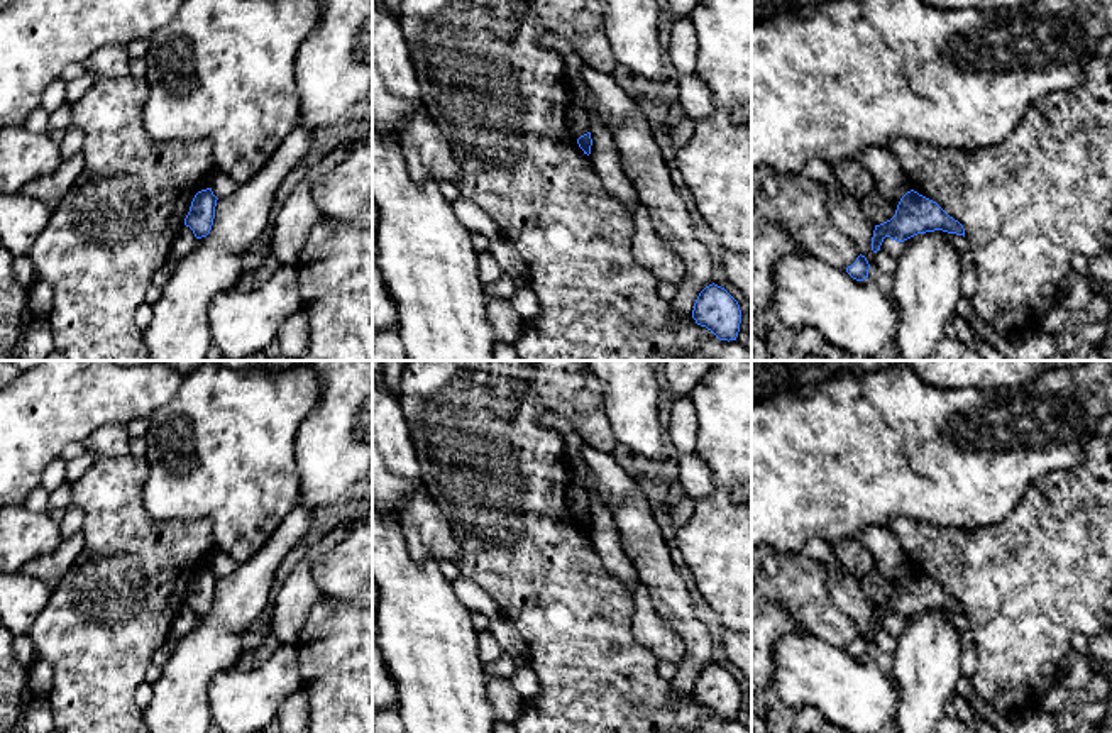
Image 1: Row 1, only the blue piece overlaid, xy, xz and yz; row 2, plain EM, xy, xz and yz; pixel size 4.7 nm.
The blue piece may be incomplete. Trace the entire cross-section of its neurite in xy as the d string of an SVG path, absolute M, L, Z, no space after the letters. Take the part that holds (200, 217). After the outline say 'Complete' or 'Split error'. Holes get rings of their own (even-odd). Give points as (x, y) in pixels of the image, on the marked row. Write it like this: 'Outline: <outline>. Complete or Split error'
Outline: M212 188L201 190L195 195L184 225L190 227L196 239L206 237L215 218L217 196Z. Complete

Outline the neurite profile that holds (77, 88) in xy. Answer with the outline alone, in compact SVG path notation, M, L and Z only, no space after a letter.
M83 73L80 78L69 81L66 85L66 102L74 103L78 102L95 83L95 76L90 73Z

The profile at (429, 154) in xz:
M420 105L406 118L401 134L401 147L406 156L408 171L416 183L455 183L462 178L450 144L440 127Z

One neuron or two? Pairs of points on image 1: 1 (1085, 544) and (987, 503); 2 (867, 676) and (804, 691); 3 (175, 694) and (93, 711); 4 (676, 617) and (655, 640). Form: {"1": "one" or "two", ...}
{"1": "two", "2": "one", "3": "two", "4": "two"}

